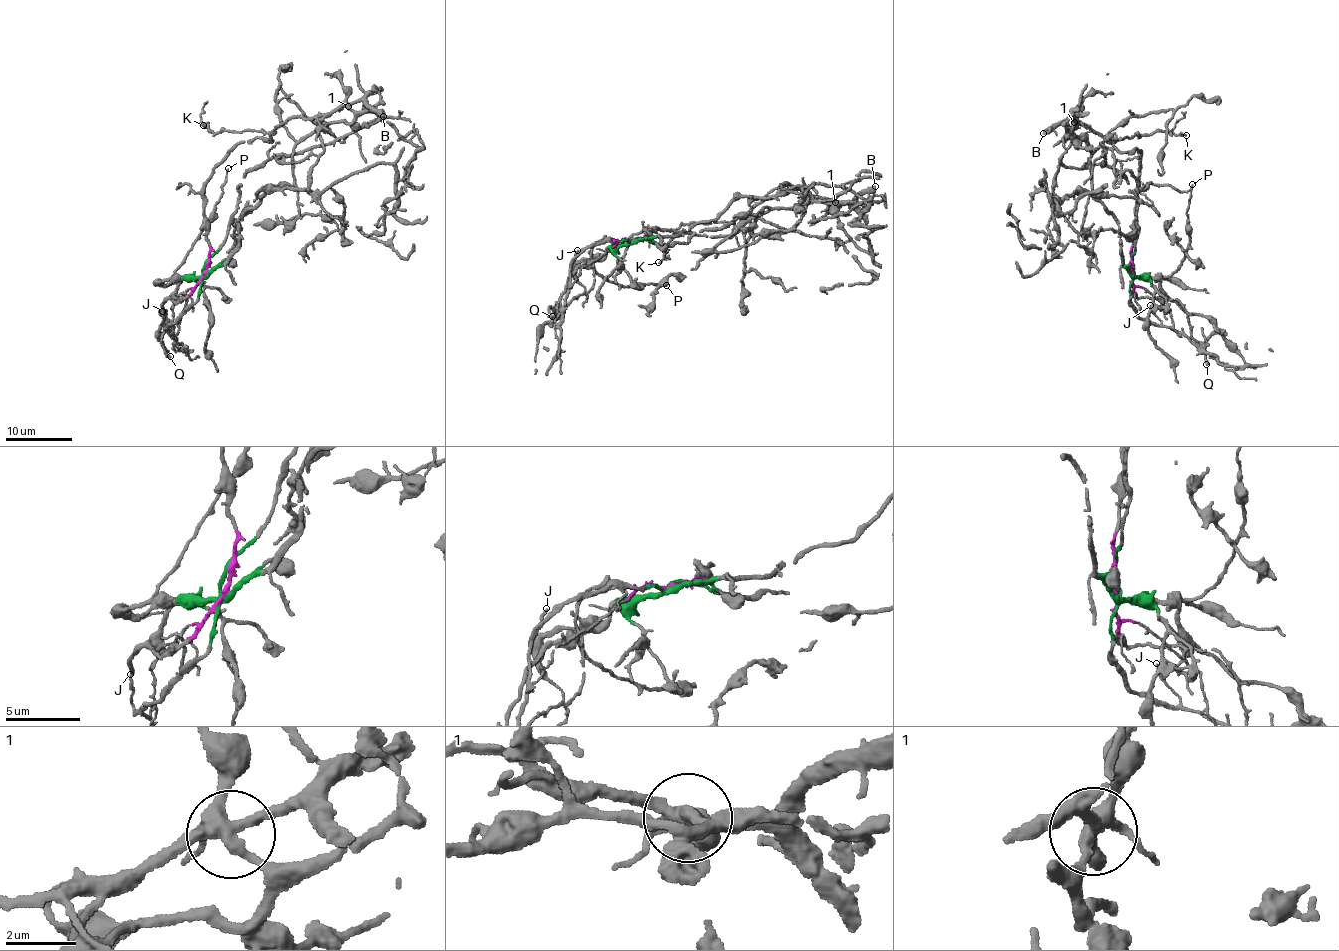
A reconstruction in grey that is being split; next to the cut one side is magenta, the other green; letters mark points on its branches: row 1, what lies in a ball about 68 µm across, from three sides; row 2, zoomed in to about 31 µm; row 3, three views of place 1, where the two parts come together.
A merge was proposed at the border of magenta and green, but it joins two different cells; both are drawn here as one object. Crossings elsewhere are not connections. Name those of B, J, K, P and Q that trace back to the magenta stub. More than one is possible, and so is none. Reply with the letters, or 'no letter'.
B, K

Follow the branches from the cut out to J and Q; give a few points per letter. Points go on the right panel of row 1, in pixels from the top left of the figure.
J: (1133, 271), (1129, 294), (1133, 309), (1141, 317), (1158, 323), (1160, 318), (1150, 305)
Q: (1133, 271), (1158, 281), (1165, 296), (1186, 312), (1205, 317), (1215, 330), (1203, 346), (1207, 364)

